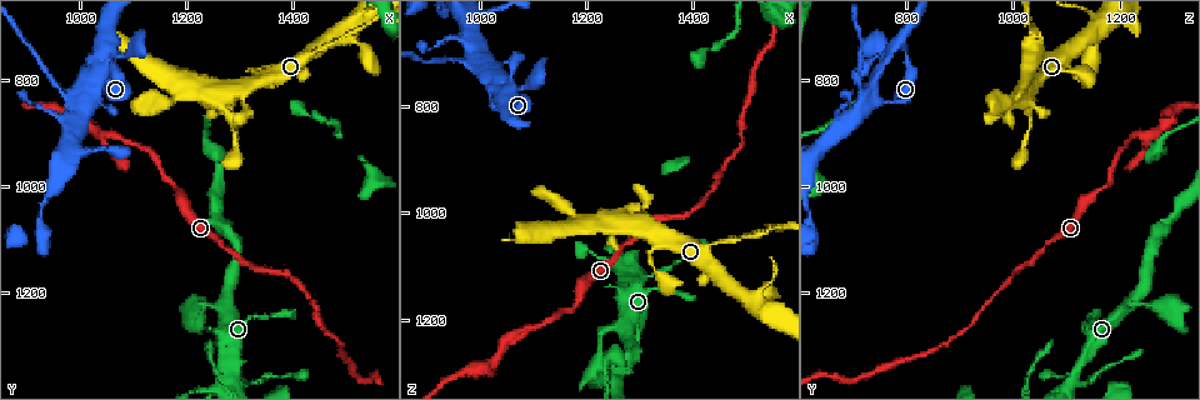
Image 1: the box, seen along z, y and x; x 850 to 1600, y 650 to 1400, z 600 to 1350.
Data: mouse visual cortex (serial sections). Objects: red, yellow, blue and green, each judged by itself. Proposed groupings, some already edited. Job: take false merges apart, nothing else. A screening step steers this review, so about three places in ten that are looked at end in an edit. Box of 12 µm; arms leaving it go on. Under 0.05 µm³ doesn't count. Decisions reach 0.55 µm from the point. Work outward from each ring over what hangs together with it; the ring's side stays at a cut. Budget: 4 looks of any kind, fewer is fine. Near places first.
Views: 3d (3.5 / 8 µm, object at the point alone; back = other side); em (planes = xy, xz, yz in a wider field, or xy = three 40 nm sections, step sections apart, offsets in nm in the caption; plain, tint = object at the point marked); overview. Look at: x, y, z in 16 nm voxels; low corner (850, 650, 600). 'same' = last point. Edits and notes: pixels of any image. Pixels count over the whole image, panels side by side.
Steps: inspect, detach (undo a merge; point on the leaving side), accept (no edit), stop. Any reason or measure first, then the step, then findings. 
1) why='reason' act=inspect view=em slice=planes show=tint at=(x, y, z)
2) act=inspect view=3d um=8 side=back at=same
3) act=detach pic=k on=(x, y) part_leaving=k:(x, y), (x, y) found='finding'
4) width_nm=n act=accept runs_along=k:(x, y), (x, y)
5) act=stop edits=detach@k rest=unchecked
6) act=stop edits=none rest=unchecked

why='arms run side by side' act=inspect view=3d um=3.5 at=(1280, 1345, 1120)

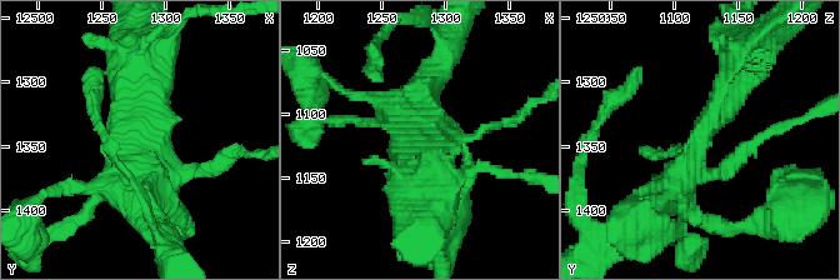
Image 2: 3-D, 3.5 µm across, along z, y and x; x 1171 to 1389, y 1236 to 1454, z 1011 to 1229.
act=accept runs_along=2:(740, 74), (704, 128), (695, 170) found='all the same cell'

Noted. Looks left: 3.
why='a narrow waist' act=inspect view=3d um=8 at=(1055, 730, 780)

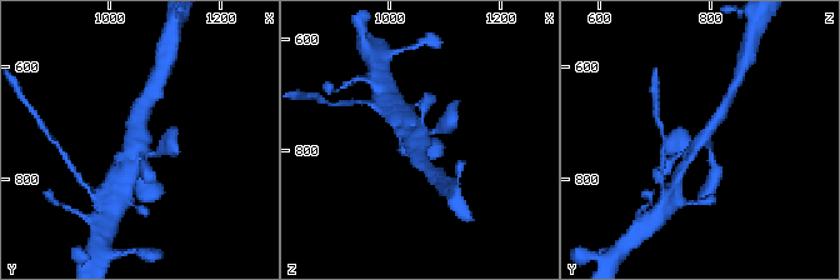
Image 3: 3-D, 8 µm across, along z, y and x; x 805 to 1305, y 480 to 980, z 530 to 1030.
why='zoom in' act=inspect view=3d um=3.5 at=(1045, 730, 780)

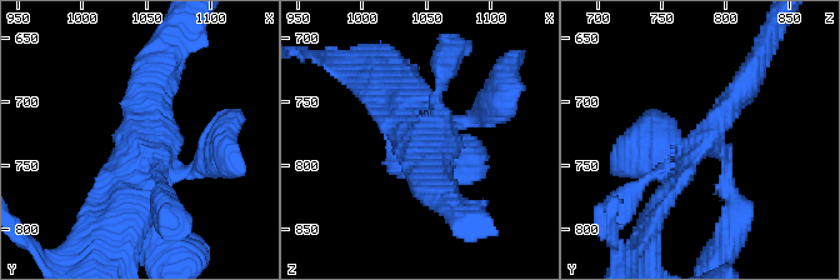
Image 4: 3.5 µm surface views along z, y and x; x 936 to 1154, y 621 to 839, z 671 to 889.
act=inspect view=em slice=xy step=1 show=tint at=(1048, 732, 782)

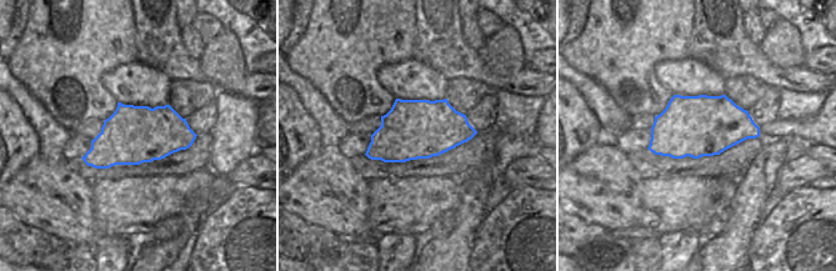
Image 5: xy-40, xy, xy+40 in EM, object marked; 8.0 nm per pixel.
act=accept runs_along=4:(440, 176), (406, 96) found='one cell here'

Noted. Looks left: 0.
act=stop edits=none rest=unchecked

